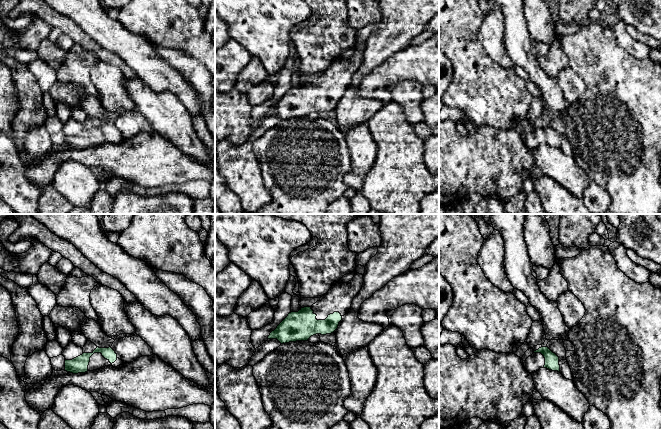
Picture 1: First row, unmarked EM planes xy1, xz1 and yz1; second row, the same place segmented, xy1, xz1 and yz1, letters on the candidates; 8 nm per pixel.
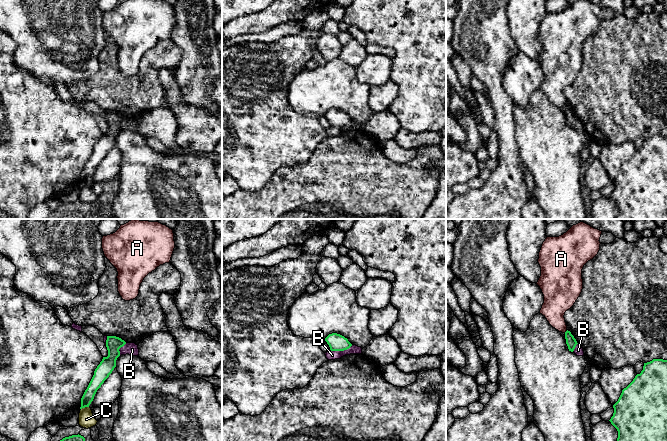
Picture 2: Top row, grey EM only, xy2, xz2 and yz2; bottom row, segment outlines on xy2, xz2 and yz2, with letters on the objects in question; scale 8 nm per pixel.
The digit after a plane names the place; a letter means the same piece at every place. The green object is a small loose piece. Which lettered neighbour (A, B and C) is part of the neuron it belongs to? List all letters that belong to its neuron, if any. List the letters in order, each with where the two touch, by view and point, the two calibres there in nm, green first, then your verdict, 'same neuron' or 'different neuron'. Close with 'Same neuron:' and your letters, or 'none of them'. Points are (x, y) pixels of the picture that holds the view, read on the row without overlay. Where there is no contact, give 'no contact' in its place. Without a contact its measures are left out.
A: contact yz2 (566, 107); calibres 90 and 200 nm; different neuron
B: contact xz2 (341, 126); calibres 140 and 80 nm; different neuron
C: contact xy2 (84, 183); calibres 100 and 130 nm; different neuron
Same neuron: none of them

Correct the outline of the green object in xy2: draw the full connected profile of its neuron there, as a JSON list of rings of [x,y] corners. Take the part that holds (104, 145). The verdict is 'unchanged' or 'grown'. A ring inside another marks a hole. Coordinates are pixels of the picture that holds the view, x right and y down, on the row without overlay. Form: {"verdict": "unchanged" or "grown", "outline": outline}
{"verdict": "unchanged", "outline": [[[107,112],[106,123],[108,126],[108,132],[103,133],[102,137],[95,145],[94,151],[81,174],[80,185],[89,183],[97,166],[101,163],[101,161],[116,143],[116,136],[120,132],[119,125],[125,120],[126,118],[119,113]]]}

